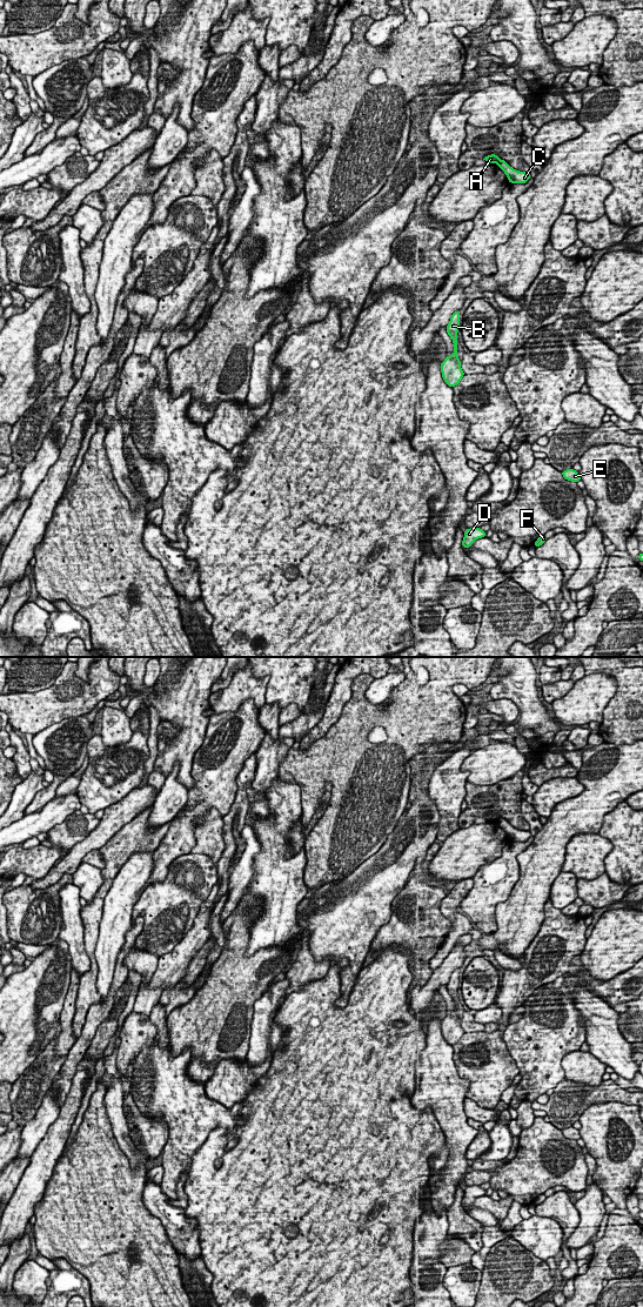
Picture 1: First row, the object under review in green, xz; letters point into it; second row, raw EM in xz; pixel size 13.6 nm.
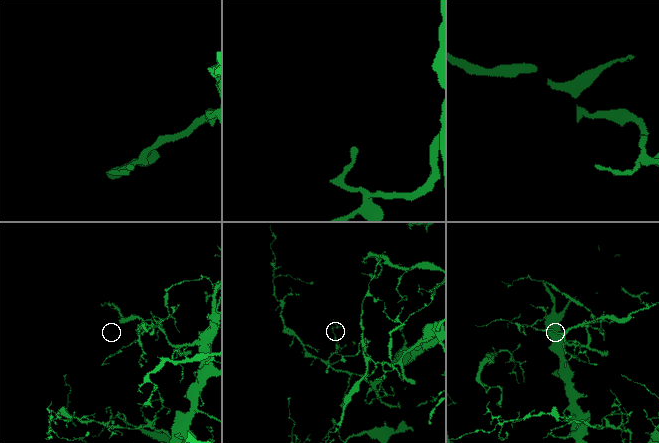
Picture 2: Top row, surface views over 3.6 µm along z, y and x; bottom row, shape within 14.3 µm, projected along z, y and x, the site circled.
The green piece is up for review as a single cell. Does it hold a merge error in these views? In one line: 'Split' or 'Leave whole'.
Split

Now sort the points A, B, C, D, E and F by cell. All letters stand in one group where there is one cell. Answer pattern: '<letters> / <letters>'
A B D E F / C

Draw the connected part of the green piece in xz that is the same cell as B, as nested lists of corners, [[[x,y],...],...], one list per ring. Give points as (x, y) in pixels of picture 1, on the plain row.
[[[456,968],[451,976],[450,980],[447,984],[447,991],[451,996],[453,1001],[454,1001],[454,1012],[451,1014],[446,1016],[446,1018],[441,1021],[441,1030],[442,1030],[442,1035],[444,1040],[449,1045],[455,1045],[458,1043],[458,1040],[462,1038],[464,1034],[463,1028],[461,1027],[461,1019],[458,1018],[457,1013],[457,1000],[456,998],[458,997],[457,990],[460,987],[460,968]]]

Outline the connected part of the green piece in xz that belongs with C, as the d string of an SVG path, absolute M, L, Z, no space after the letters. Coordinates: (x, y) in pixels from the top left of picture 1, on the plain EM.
M500 818L497 823L505 831L510 842L525 842L531 836L530 831L515 829L504 818Z

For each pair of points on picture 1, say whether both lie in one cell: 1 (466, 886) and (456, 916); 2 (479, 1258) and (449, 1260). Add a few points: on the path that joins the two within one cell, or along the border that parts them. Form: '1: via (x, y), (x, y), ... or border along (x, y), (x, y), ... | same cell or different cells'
1: via (459, 893), (454, 898), (454, 909) | same cell
2: border along (475, 1252), (470, 1262) | different cells

